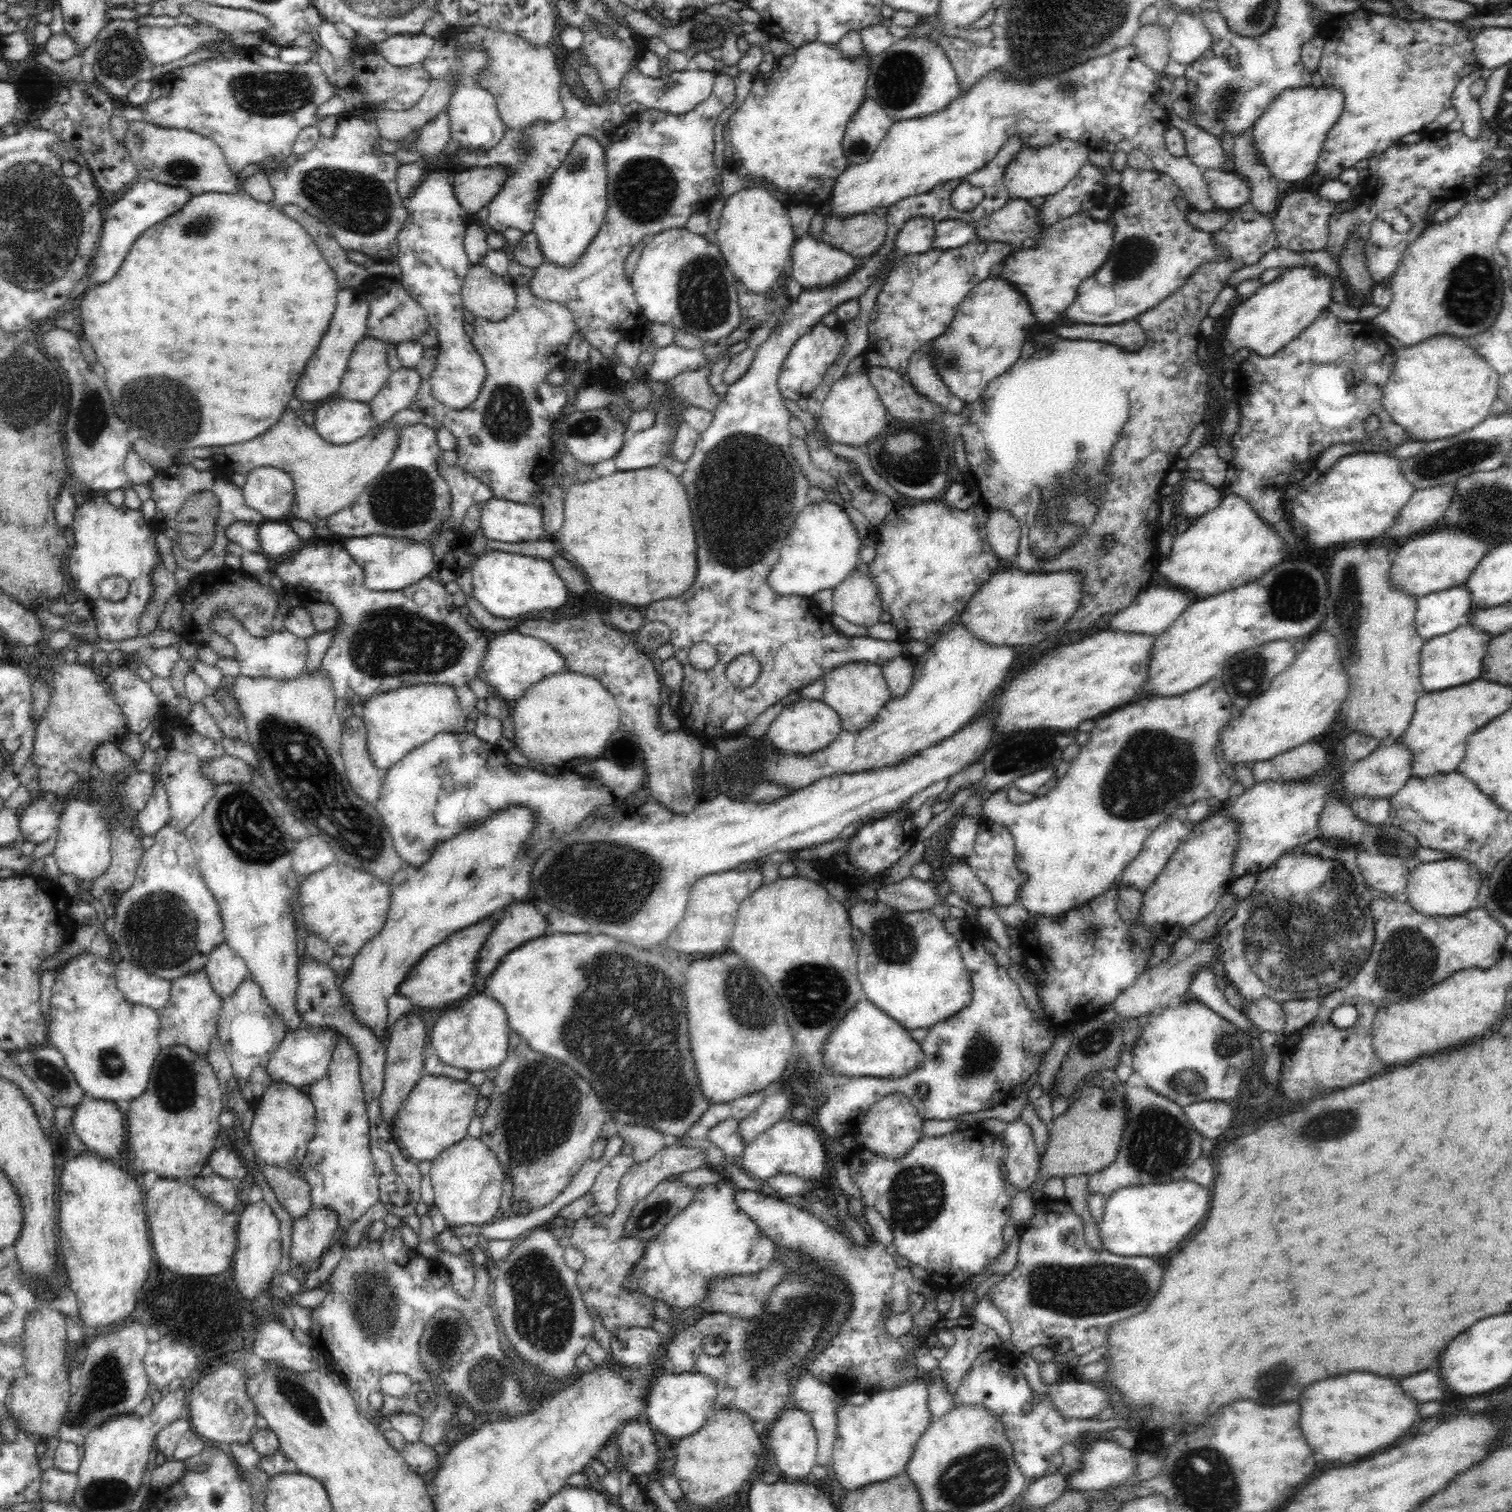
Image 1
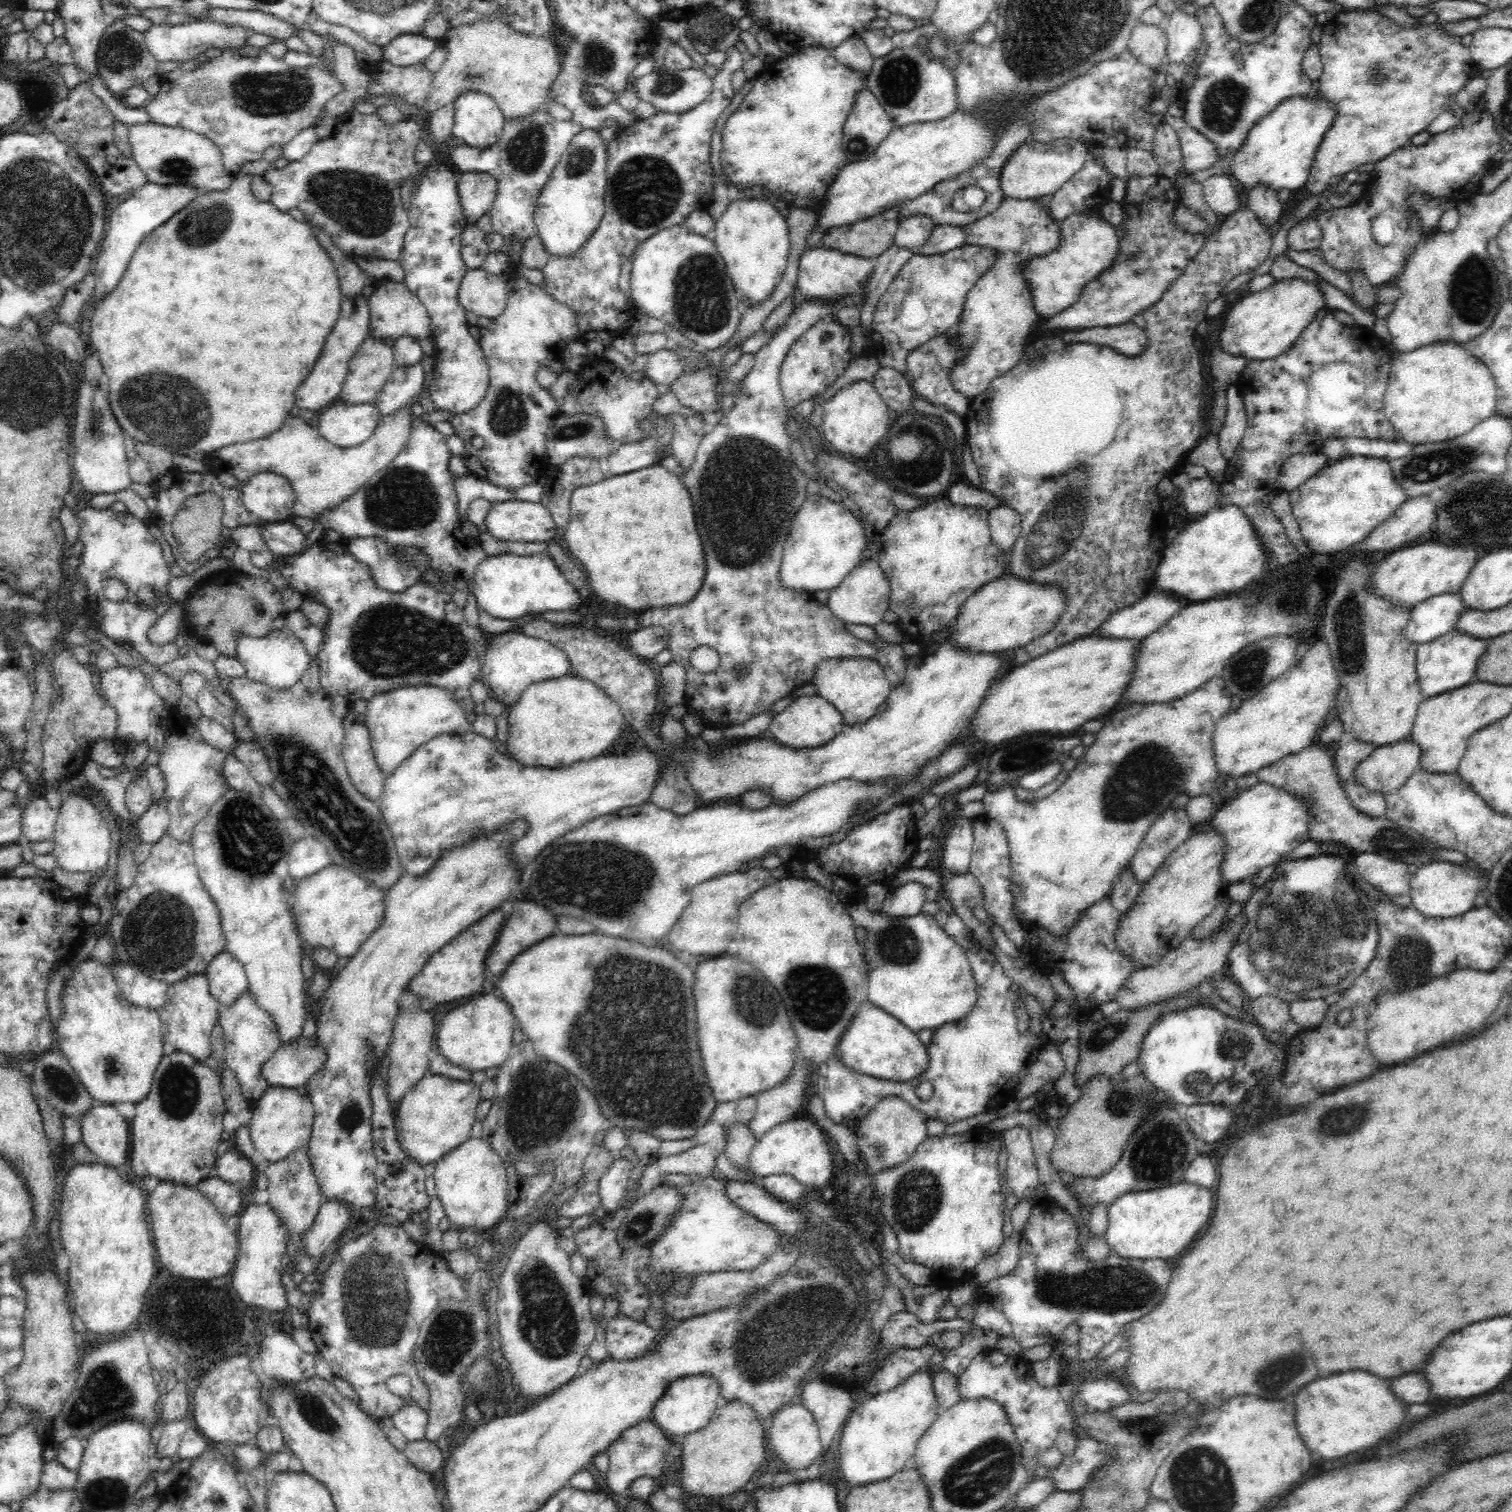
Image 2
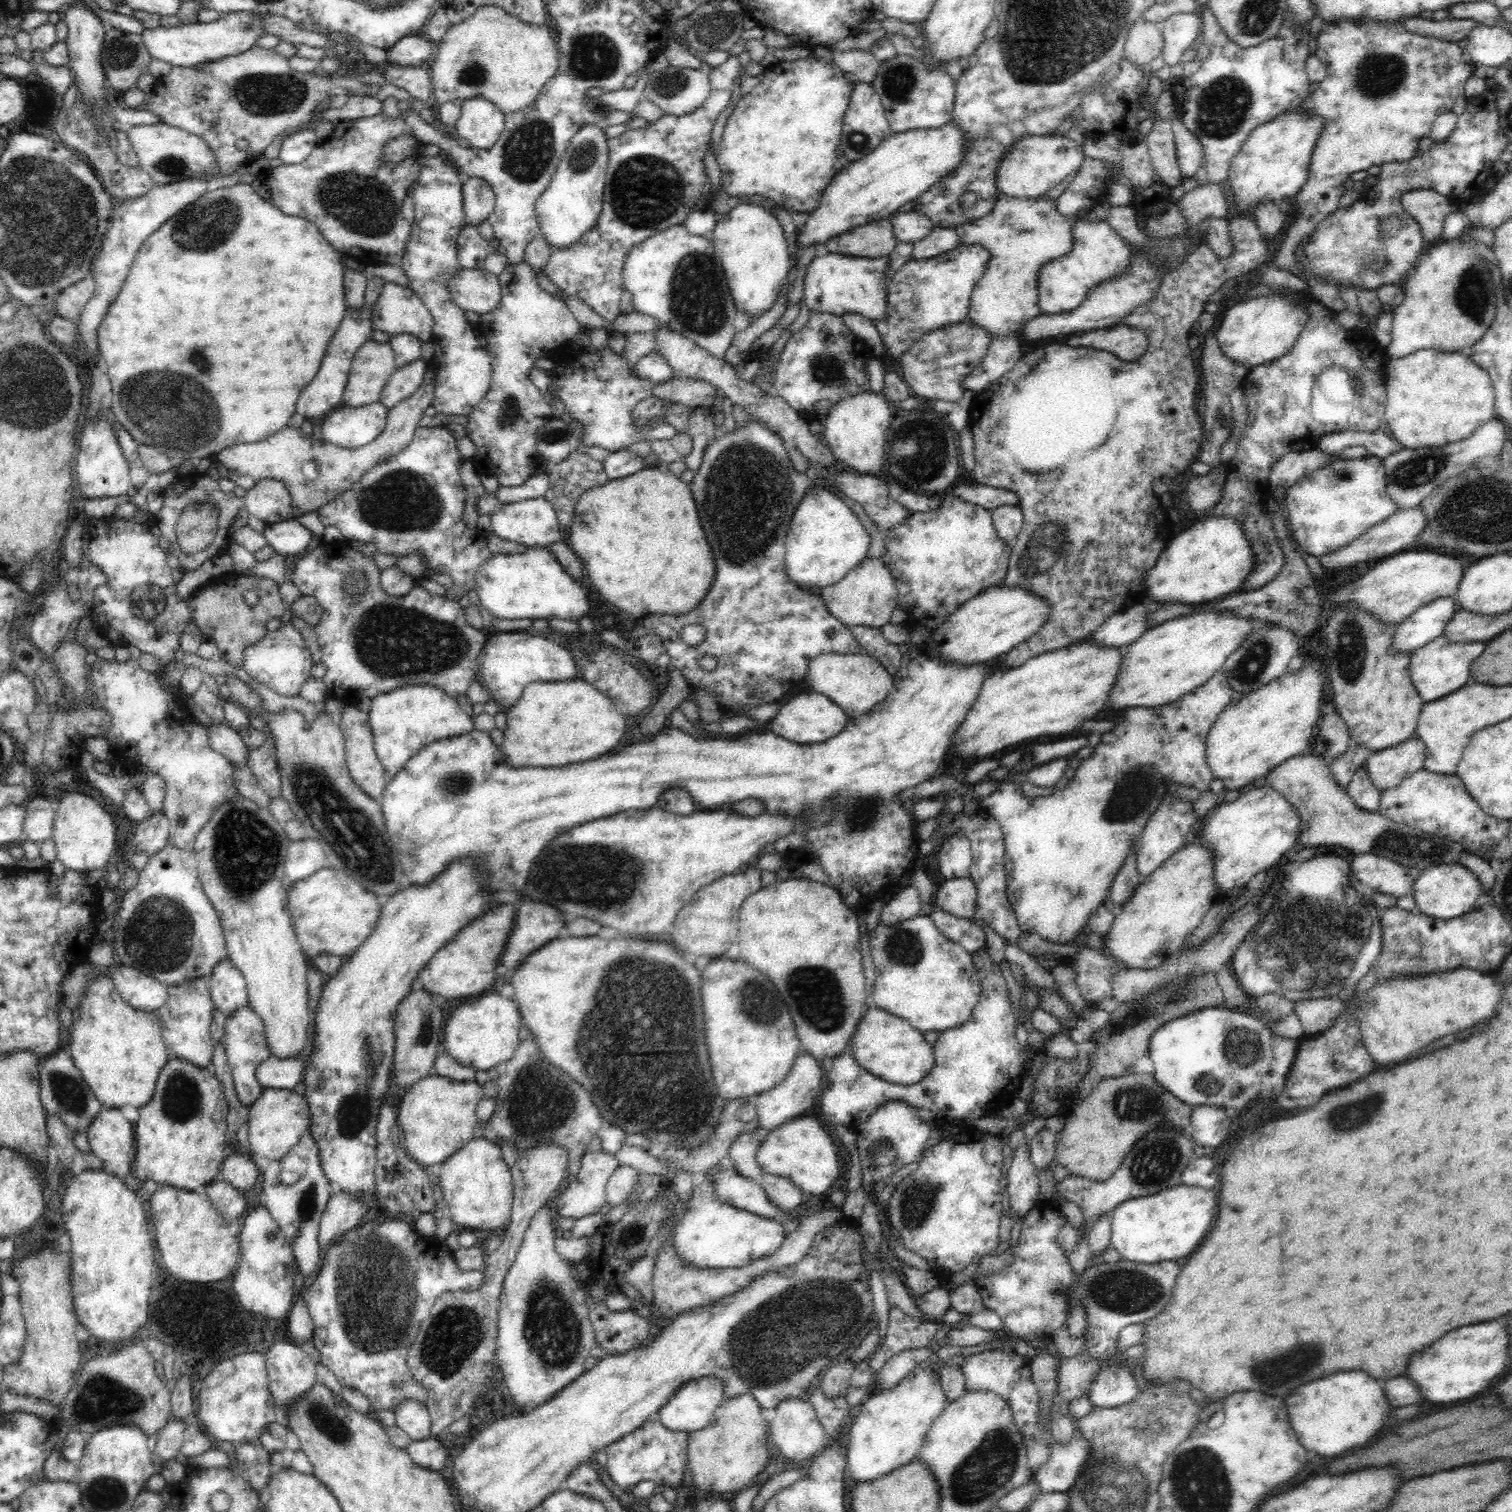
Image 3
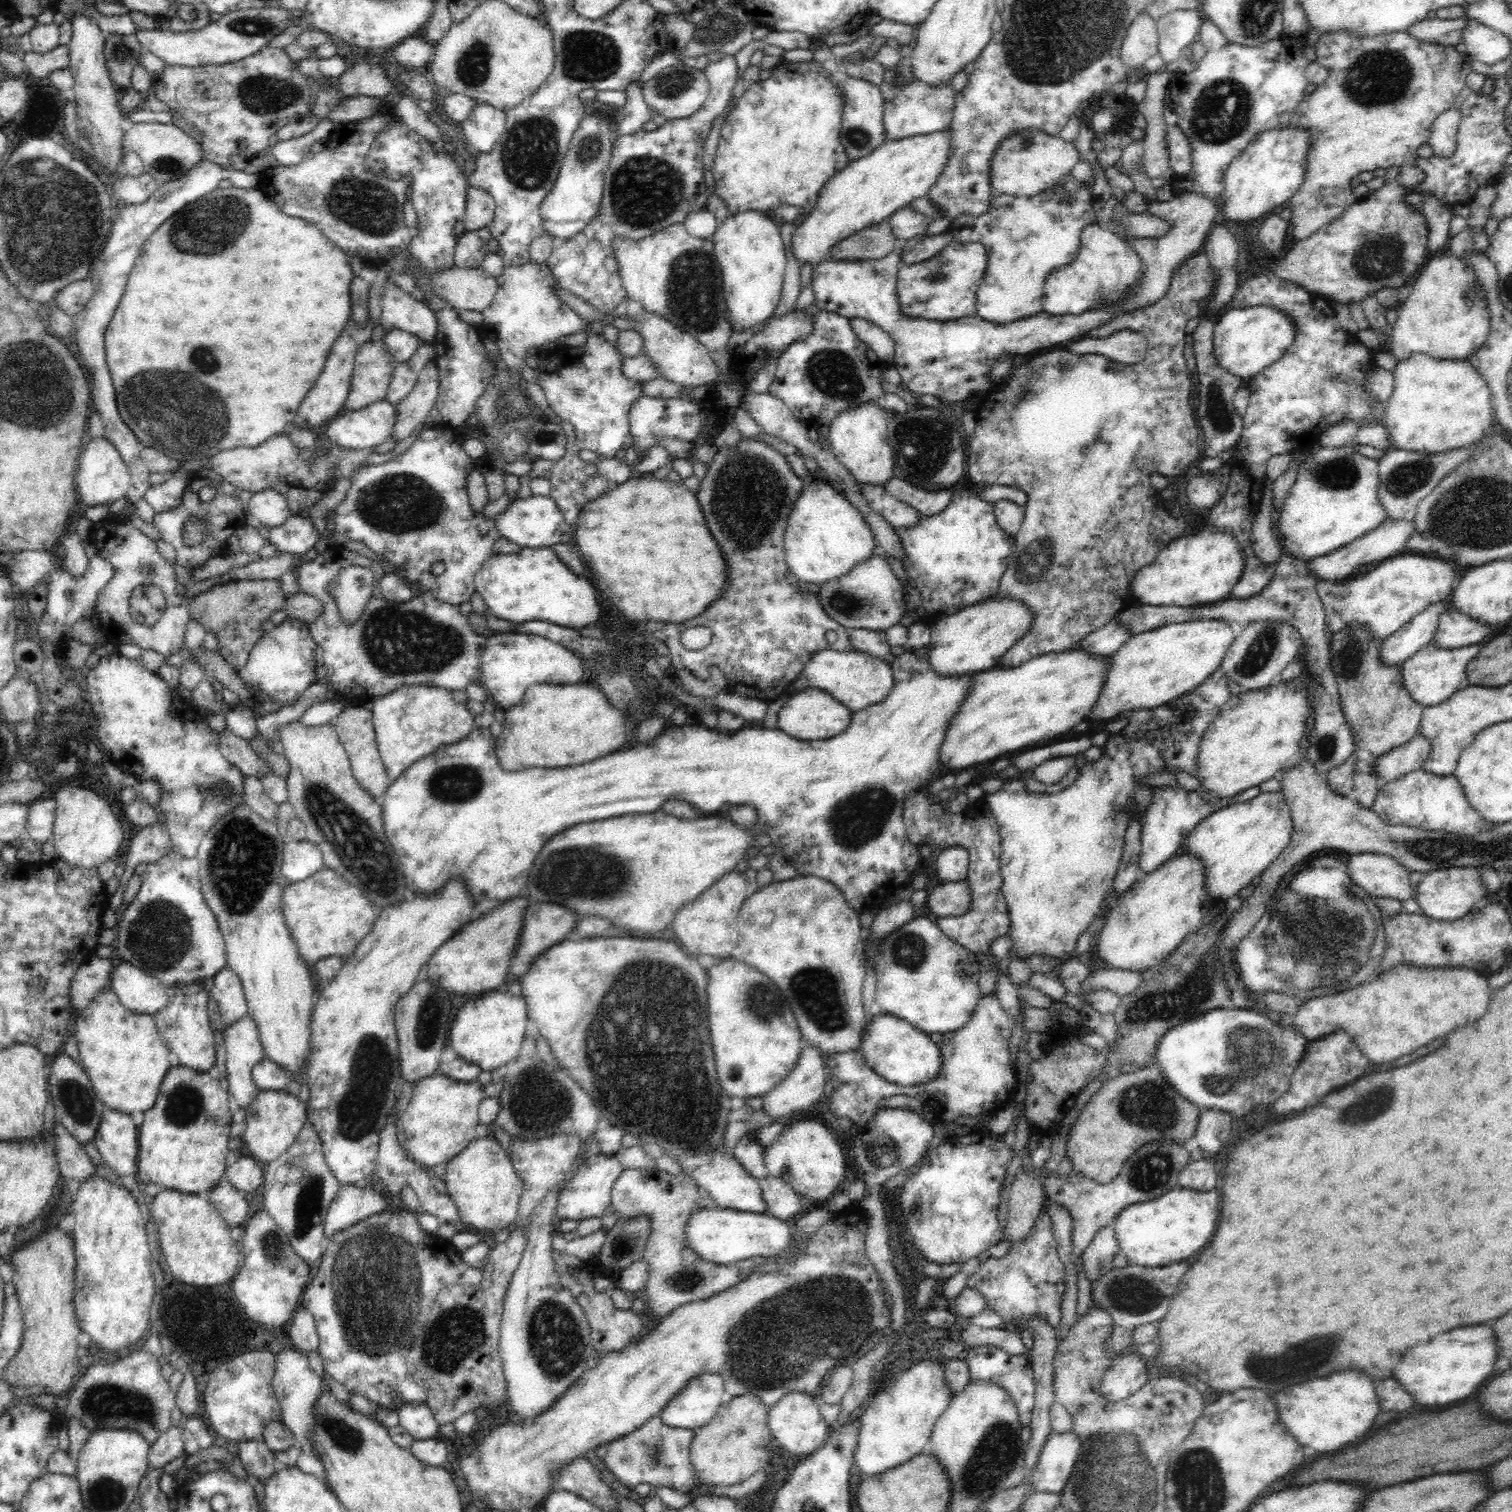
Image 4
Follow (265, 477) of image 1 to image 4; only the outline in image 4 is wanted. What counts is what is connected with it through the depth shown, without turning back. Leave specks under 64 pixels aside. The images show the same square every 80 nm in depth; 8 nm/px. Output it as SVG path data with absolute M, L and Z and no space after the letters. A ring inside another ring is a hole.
M273 488L252 492L246 505L248 513L269 529L280 526L293 515L286 497Z

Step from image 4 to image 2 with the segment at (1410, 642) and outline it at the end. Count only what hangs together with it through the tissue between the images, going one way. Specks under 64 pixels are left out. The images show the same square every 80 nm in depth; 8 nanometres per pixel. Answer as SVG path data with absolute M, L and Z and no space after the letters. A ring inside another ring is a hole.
M1459 591L1430 596L1412 607L1405 636L1418 645L1432 642L1454 630L1459 616L1466 610Z

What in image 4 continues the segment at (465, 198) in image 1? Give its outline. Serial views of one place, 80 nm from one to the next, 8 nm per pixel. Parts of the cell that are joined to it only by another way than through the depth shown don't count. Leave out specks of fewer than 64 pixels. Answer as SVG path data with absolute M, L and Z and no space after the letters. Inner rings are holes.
M469 186L466 190L464 212L465 230L478 230L492 222L496 203L491 194L483 188Z

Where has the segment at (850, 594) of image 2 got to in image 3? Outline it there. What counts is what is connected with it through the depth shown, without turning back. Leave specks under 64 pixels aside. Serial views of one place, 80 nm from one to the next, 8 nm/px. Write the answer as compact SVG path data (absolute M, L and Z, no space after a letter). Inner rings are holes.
M866 556L858 566L844 576L843 580L818 592L822 594L823 601L832 616L848 627L880 628L889 622L890 614L896 608L896 584L880 557Z

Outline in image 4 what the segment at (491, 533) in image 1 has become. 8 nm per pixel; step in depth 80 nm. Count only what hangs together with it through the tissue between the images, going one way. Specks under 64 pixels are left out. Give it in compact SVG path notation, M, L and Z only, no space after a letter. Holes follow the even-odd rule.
M531 495L515 499L504 512L495 517L495 526L501 537L520 547L548 548L559 543L572 543L574 526L567 524L550 495Z

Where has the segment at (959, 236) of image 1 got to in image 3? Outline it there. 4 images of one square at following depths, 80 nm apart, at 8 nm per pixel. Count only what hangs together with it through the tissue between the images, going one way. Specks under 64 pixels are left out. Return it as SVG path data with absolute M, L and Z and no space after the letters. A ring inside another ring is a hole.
M935 227L933 231L918 242L913 244L913 253L911 258L932 258L938 256L941 252L948 252L955 249L960 242L955 227Z

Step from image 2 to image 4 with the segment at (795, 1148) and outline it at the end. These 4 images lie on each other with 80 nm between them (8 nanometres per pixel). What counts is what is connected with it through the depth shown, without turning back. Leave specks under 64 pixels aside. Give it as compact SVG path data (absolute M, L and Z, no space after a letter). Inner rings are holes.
M800 1120L784 1128L778 1139L764 1148L762 1161L770 1175L782 1177L803 1198L826 1200L844 1180L846 1156L836 1138L818 1120Z

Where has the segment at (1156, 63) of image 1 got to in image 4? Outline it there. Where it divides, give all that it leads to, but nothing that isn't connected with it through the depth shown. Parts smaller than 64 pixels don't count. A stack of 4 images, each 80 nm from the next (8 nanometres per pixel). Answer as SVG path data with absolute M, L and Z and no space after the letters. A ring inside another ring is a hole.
M1146 12L1139 14L1130 23L1120 51L1124 66L1144 68L1151 57L1159 54L1159 40L1156 21Z

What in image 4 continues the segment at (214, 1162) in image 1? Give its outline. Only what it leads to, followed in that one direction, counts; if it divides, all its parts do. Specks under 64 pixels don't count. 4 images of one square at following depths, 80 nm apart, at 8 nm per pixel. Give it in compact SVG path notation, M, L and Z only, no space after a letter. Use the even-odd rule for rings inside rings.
M244 1155L230 1166L226 1166L224 1174L229 1178L230 1184L243 1192L254 1192L263 1180L262 1164L251 1155Z

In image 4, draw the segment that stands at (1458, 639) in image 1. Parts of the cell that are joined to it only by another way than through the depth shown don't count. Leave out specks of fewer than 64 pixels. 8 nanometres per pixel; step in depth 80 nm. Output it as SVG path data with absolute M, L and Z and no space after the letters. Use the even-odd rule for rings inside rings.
M1434 640L1430 641L1402 664L1402 676L1406 690L1423 707L1436 706L1444 702L1451 694L1465 685L1468 663L1480 654L1483 645L1483 643L1470 644L1463 648L1448 649L1440 647Z

